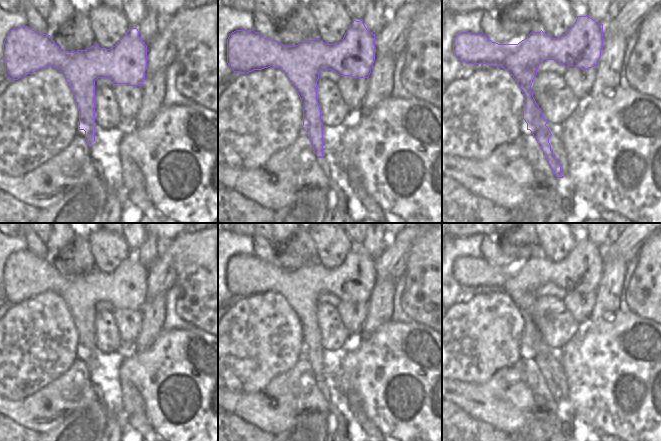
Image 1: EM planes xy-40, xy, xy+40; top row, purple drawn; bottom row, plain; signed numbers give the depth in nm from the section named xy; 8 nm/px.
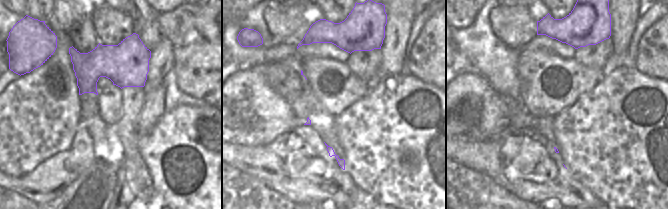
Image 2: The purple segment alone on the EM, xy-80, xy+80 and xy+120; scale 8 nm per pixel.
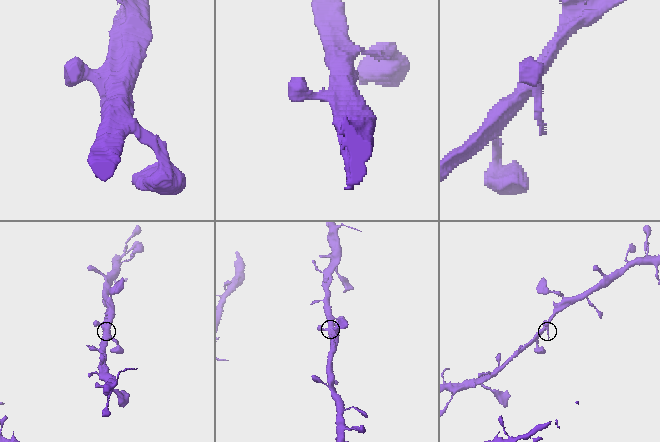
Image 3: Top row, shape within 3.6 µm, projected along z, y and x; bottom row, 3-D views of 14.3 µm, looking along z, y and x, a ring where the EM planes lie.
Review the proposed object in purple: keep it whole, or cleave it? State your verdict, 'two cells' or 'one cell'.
one cell

